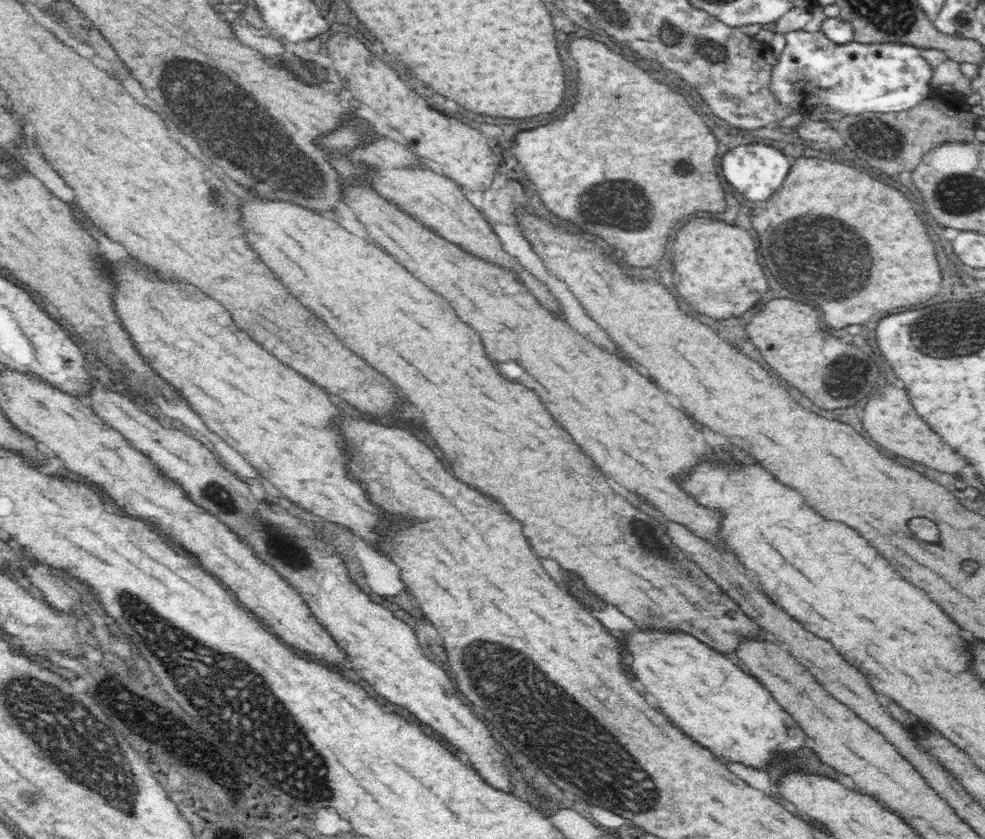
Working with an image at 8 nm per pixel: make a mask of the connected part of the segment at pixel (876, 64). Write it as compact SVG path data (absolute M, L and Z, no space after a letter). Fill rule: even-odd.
M800 29L788 32L785 37L785 47L771 68L767 84L772 99L775 100L776 106L784 111L785 116L793 113L805 114L811 119L828 121L834 125L846 116L910 110L938 93L932 83L934 68L928 64L928 60L922 56L922 49L916 45L888 41L872 44L862 44L858 41L838 44L828 39L822 30L806 32Z

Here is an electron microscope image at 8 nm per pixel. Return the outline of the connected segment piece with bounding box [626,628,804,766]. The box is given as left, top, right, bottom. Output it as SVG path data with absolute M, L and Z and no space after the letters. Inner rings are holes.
M646 628L646 630L642 630L642 632L636 632L636 634L626 634L626 644L628 644L628 648L630 648L630 652L634 654L634 660L632 660L632 664L630 664L630 670L632 670L632 674L634 674L634 678L644 686L644 690L648 692L648 694L652 694L654 698L656 698L656 702L658 702L658 708L668 716L668 718L672 718L672 720L676 720L678 722L678 726L686 732L686 734L692 734L700 744L704 744L708 750L712 750L714 754L718 754L718 756L726 756L726 758L730 758L732 762L744 762L744 764L748 764L748 766L760 766L760 764L764 764L766 760L770 760L770 756L772 754L776 754L776 752L780 752L780 754L786 754L786 752L794 752L796 748L800 748L802 746L802 740L804 740L804 736L800 736L800 728L796 728L796 722L772 700L772 696L768 696L768 690L764 690L764 686L760 686L752 676L748 676L748 674L744 674L730 658L726 658L724 654L720 654L720 652L716 652L716 650L712 650L712 648L708 648L706 644L702 644L700 640L696 640L694 636L690 636L690 634L686 634L686 632L678 632L678 630L662 630L662 628Z

